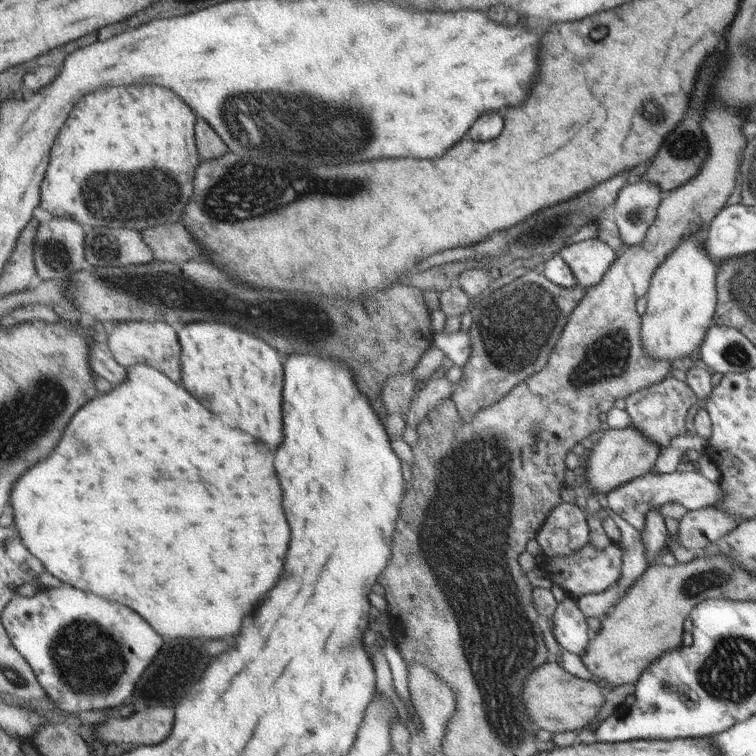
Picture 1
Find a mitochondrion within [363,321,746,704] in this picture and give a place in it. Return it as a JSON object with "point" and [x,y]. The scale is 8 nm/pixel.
{"point":[609,354]}

